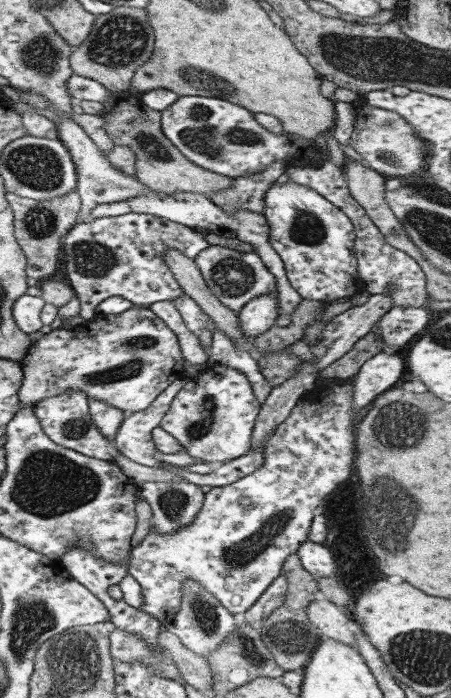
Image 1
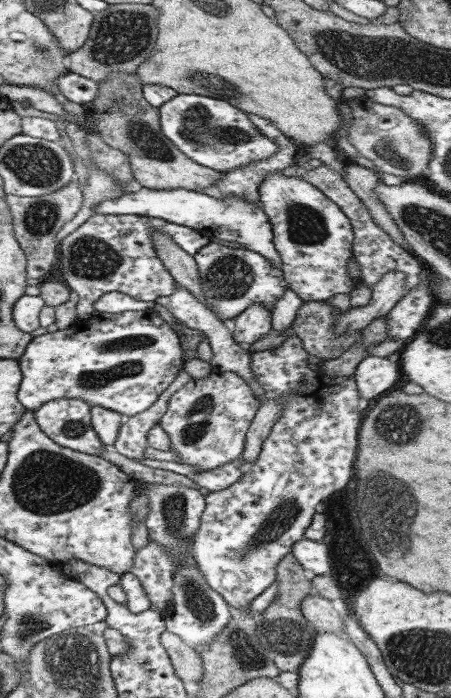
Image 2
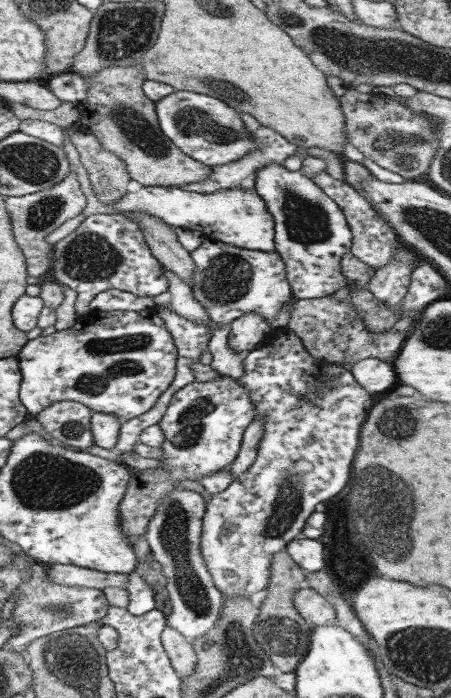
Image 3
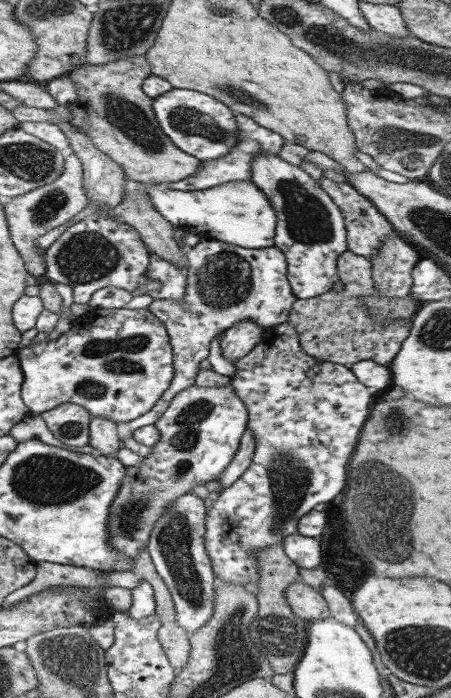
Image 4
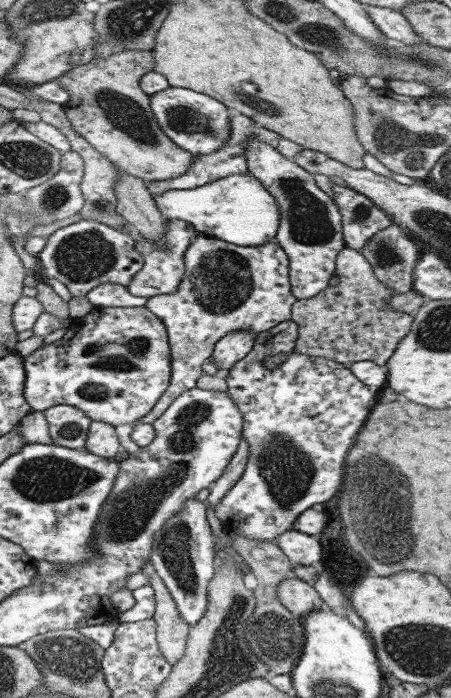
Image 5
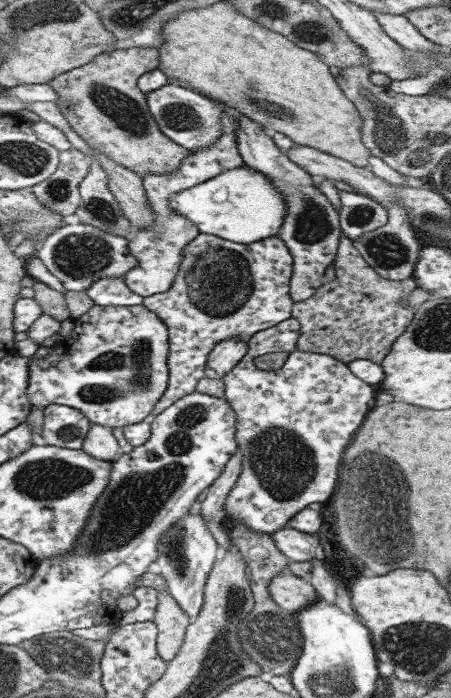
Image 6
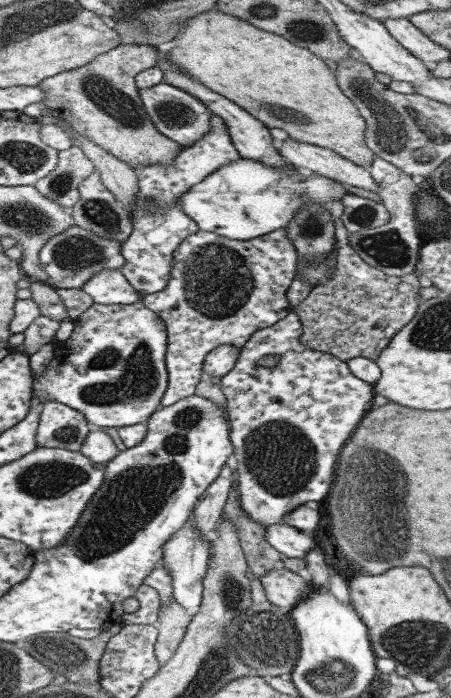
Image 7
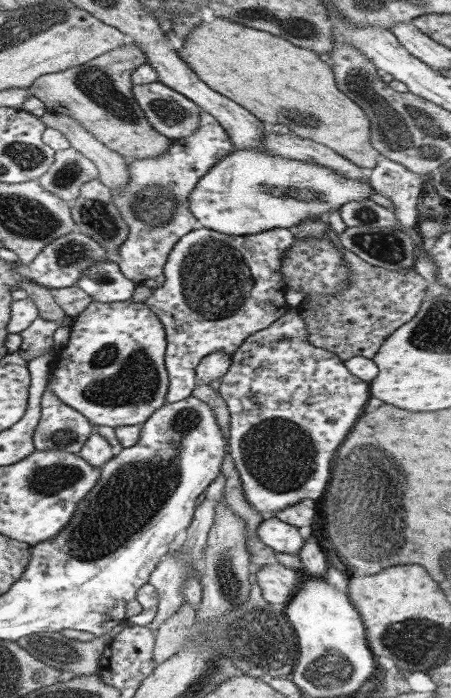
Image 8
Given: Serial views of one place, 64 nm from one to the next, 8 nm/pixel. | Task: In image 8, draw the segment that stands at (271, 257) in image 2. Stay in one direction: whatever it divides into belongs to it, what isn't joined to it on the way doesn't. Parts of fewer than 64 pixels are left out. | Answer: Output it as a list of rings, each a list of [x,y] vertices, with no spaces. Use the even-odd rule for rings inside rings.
[[[234,148],[232,154],[224,156],[218,164],[214,164],[202,178],[195,184],[195,189],[188,197],[188,208],[198,220],[198,225],[210,228],[228,236],[248,236],[248,234],[260,234],[272,230],[272,228],[289,228],[296,226],[304,219],[310,217],[323,218],[334,209],[342,208],[343,204],[350,201],[362,201],[370,199],[371,191],[376,188],[371,182],[356,180],[356,178],[344,178],[342,174],[332,172],[326,166],[308,164],[300,160],[288,160],[284,156],[256,152],[256,150],[238,150]]]

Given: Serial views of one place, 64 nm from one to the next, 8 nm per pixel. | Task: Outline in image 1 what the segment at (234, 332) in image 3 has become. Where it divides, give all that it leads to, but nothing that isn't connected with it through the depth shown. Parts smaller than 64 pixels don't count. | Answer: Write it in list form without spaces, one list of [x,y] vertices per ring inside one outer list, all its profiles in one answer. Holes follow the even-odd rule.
[[[272,284],[268,293],[254,297],[240,310],[240,329],[248,339],[254,339],[277,324],[279,316],[277,290]]]

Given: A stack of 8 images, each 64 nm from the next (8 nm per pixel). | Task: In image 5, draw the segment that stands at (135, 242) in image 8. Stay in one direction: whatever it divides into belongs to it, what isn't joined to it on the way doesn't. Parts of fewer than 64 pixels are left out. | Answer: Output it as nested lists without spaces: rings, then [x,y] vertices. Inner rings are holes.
[[[233,109],[228,110],[228,117],[230,117],[231,128],[230,136],[228,136],[226,144],[224,144],[222,148],[218,148],[218,152],[214,152],[214,154],[196,156],[194,162],[190,164],[190,168],[186,170],[186,174],[182,174],[182,176],[176,176],[176,178],[172,178],[172,180],[150,180],[150,182],[146,182],[148,190],[152,193],[153,197],[172,189],[186,190],[198,188],[204,186],[204,184],[216,182],[216,180],[220,178],[226,178],[226,176],[230,176],[230,174],[249,174],[250,172],[248,170],[244,150],[248,148],[248,143],[246,142],[248,142],[250,138],[258,138],[260,142],[266,142],[266,144],[270,144],[270,146],[274,147],[277,146],[278,138],[280,138],[278,133],[258,125],[250,117],[244,116]],[[167,219],[164,229],[166,229],[164,239],[166,239],[167,244],[162,249],[152,245],[146,238],[137,242],[137,249],[142,254],[145,264],[142,271],[135,275],[132,283],[127,288],[130,294],[134,296],[143,296],[149,299],[152,296],[174,294],[179,290],[184,279],[185,263],[183,262],[183,255],[189,248],[192,237],[197,237],[198,232],[190,223],[182,220]]]

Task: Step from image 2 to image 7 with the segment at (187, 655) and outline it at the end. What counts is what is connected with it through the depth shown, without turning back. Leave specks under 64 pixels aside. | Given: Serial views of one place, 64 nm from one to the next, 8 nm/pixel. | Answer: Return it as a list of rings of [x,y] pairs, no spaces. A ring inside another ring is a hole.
[[[178,601],[161,605],[157,621],[157,641],[155,644],[156,659],[160,664],[170,660],[182,642],[192,615]]]

